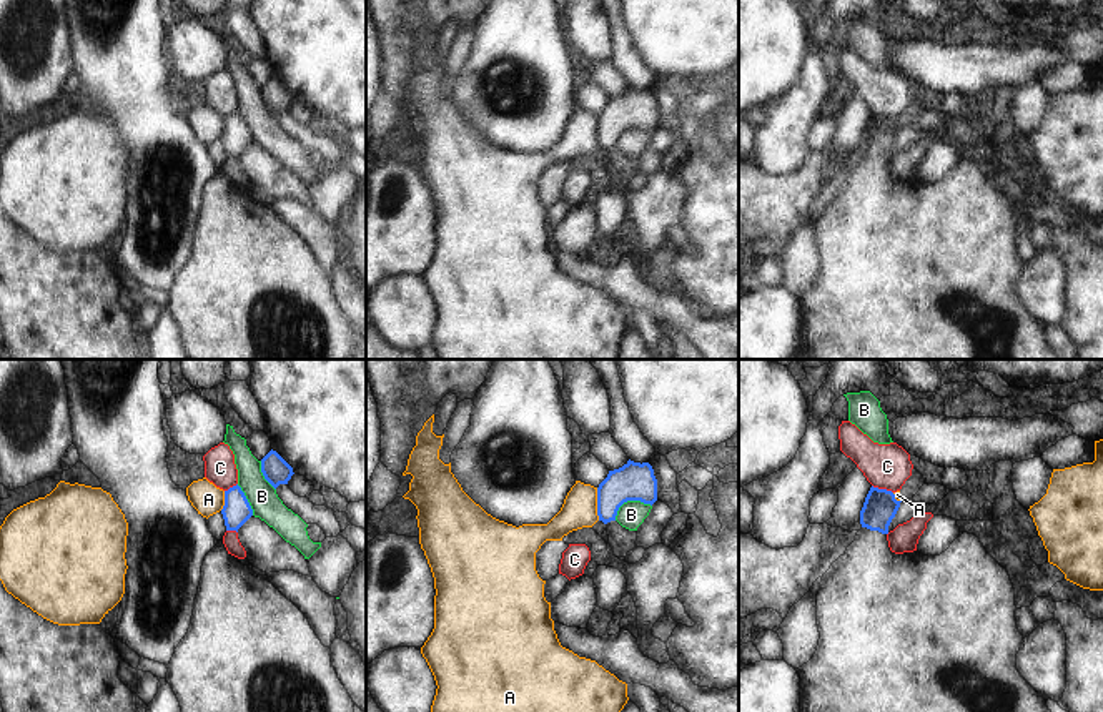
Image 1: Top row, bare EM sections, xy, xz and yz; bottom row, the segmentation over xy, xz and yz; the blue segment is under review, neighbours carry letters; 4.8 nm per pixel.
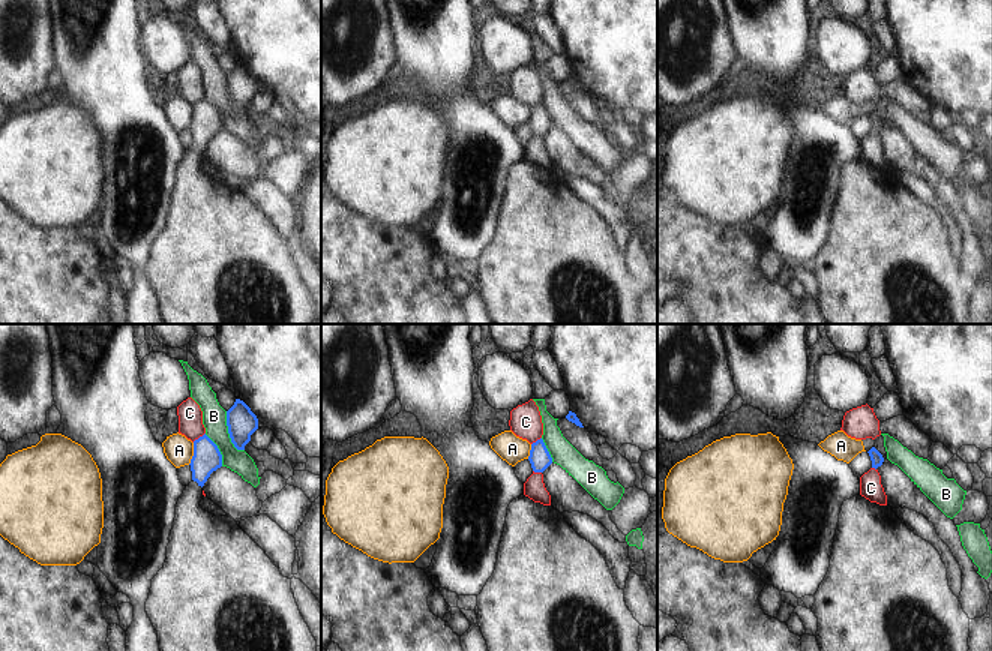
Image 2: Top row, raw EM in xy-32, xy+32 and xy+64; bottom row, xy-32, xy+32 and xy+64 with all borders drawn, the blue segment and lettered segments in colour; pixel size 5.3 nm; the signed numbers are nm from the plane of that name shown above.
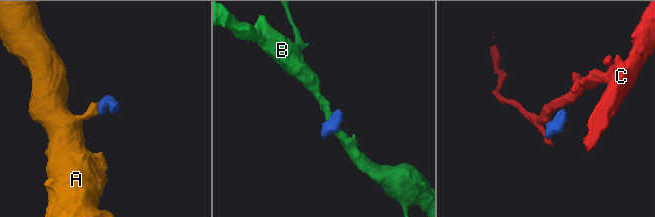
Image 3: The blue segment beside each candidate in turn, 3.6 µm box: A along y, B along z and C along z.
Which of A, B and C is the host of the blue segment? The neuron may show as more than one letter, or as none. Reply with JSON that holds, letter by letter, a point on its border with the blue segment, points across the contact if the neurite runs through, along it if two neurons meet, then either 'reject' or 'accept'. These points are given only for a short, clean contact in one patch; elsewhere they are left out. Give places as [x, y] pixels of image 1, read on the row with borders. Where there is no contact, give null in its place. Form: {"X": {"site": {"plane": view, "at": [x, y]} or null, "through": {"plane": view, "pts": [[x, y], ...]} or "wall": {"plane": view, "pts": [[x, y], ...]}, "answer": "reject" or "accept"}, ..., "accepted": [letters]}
{"A": {"site": {"plane": "xz", "at": [598, 504]}, "answer": "reject"}, "B": {"site": {"plane": "xz", "at": [629, 499]}, "wall": {"plane": "xz", "pts": [[651, 504], [626, 501], [614, 519]]}, "answer": "reject"}, "C": {"site": {"plane": "yz", "at": [882, 489]}, "answer": "reject"}, "accepted": []}

